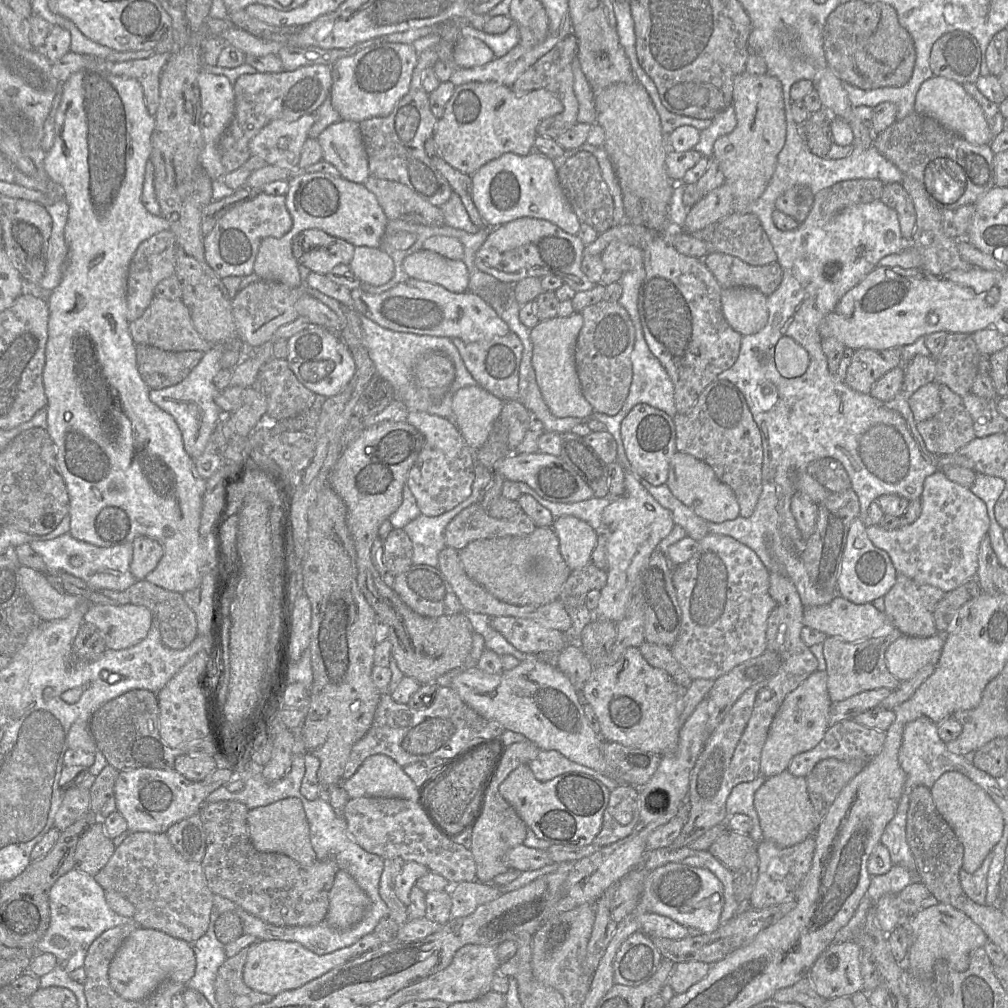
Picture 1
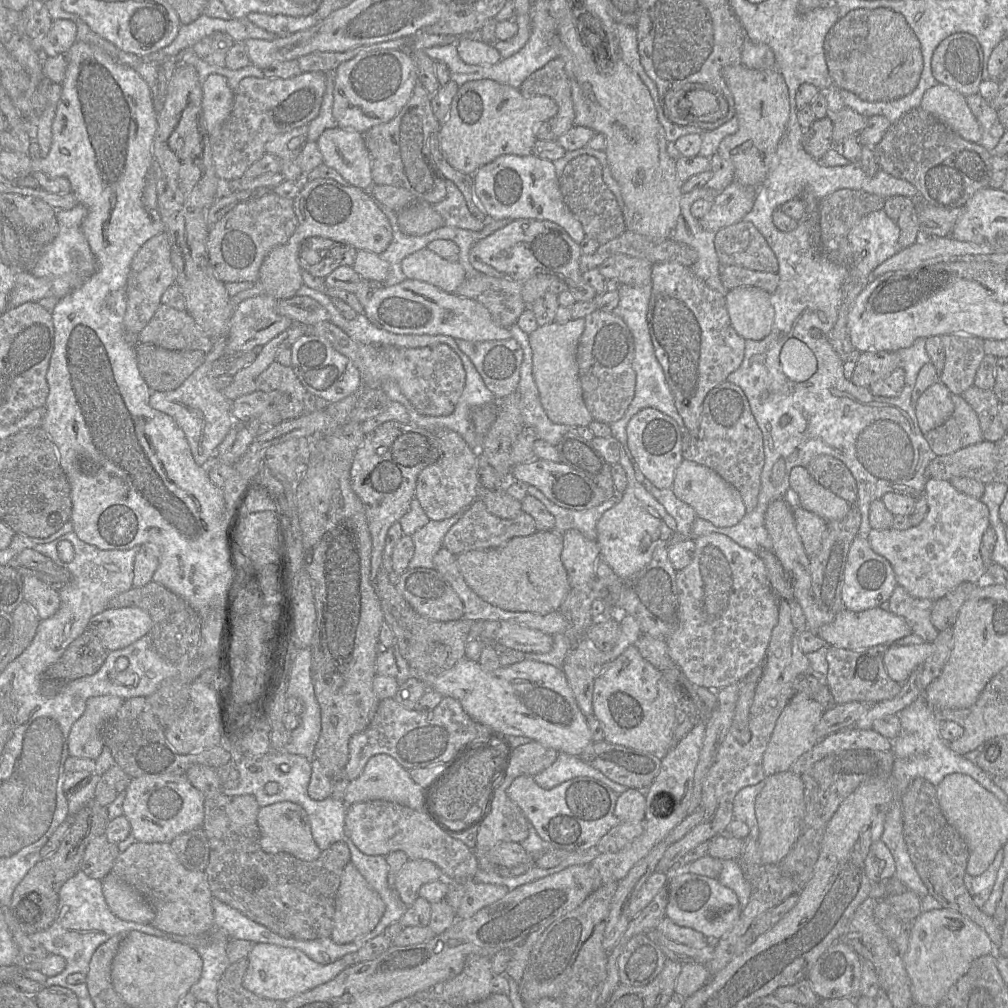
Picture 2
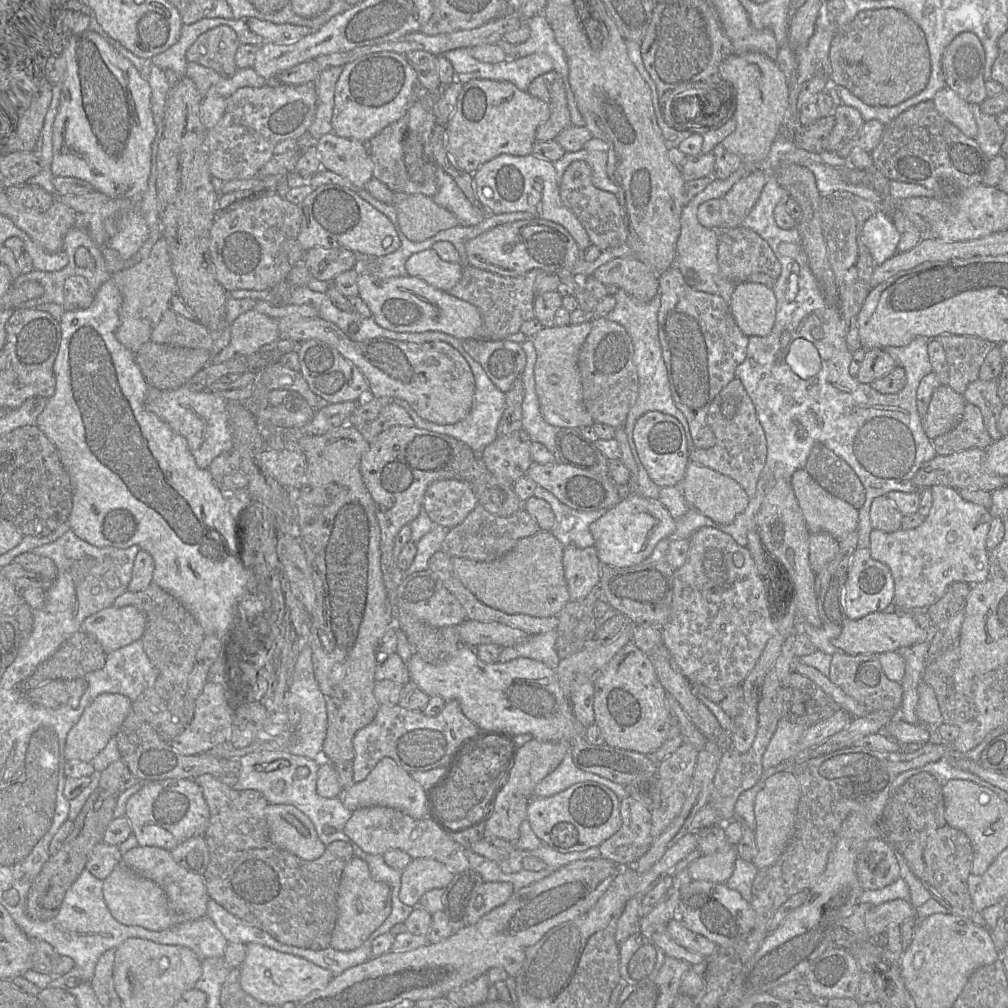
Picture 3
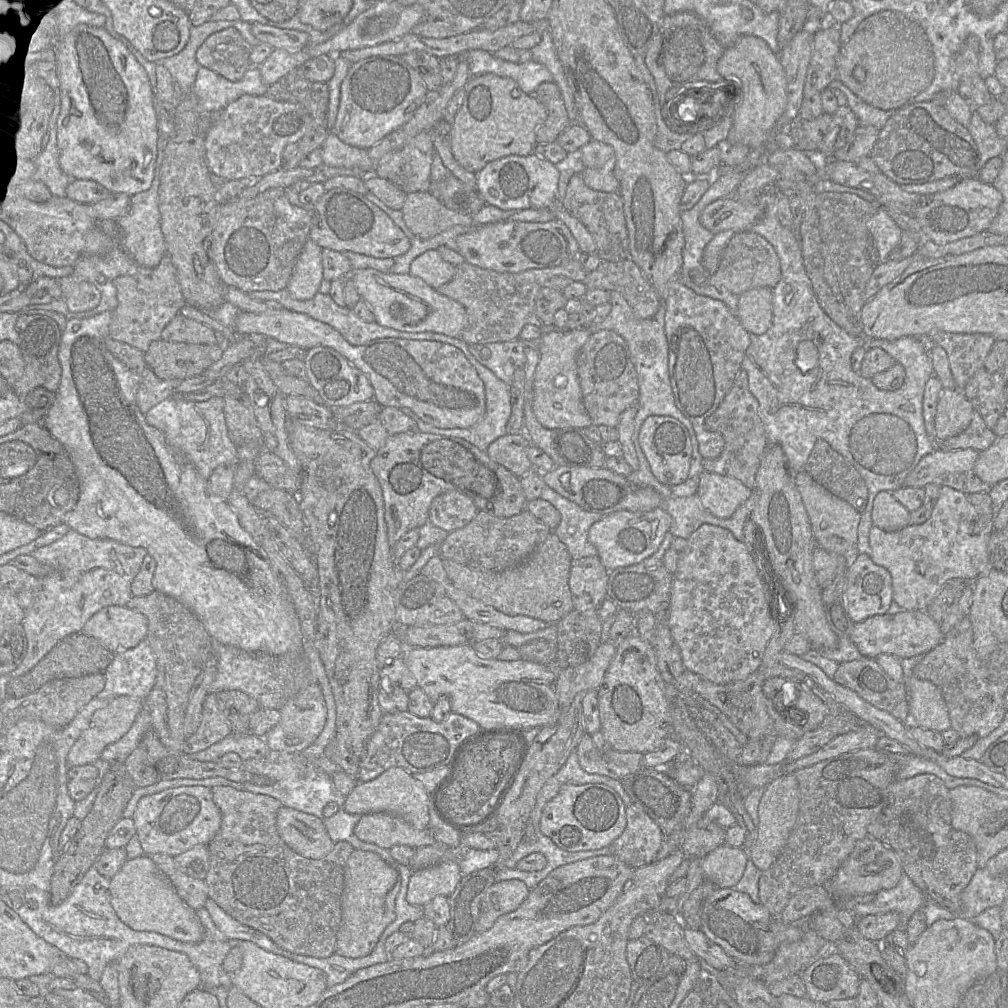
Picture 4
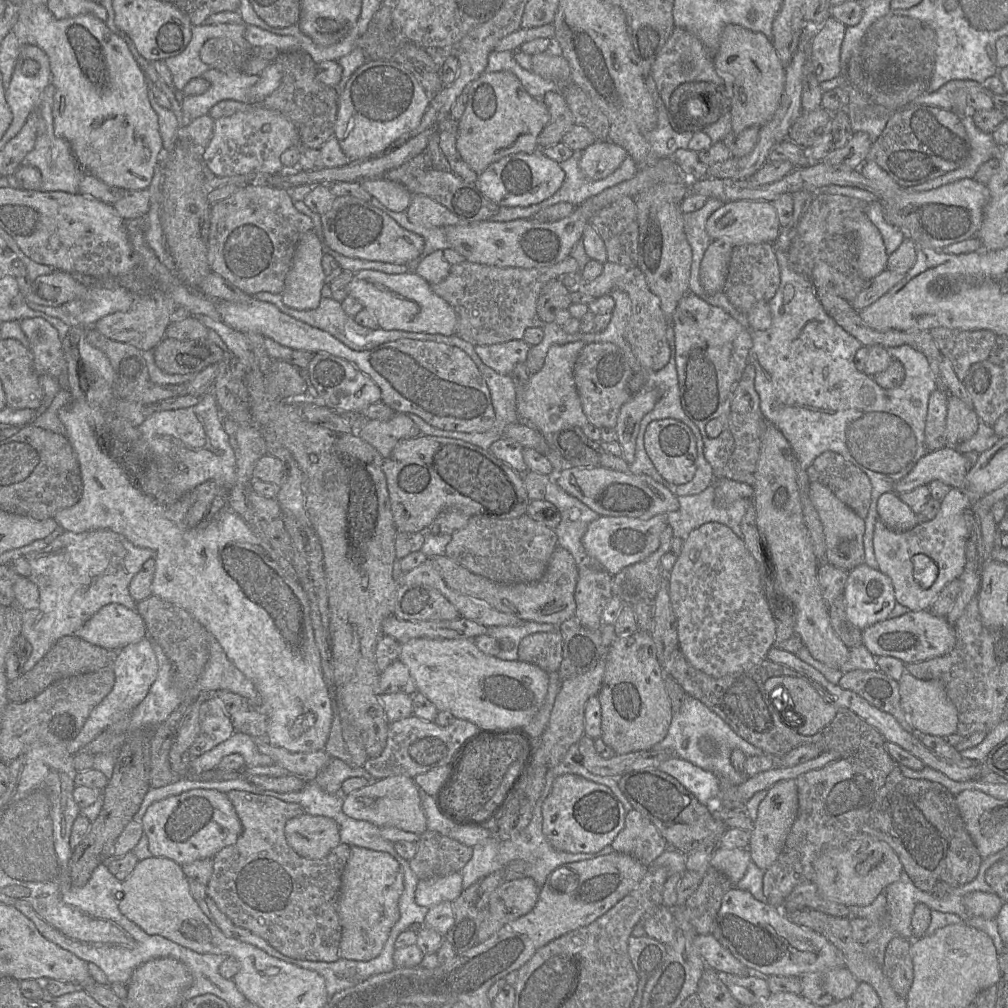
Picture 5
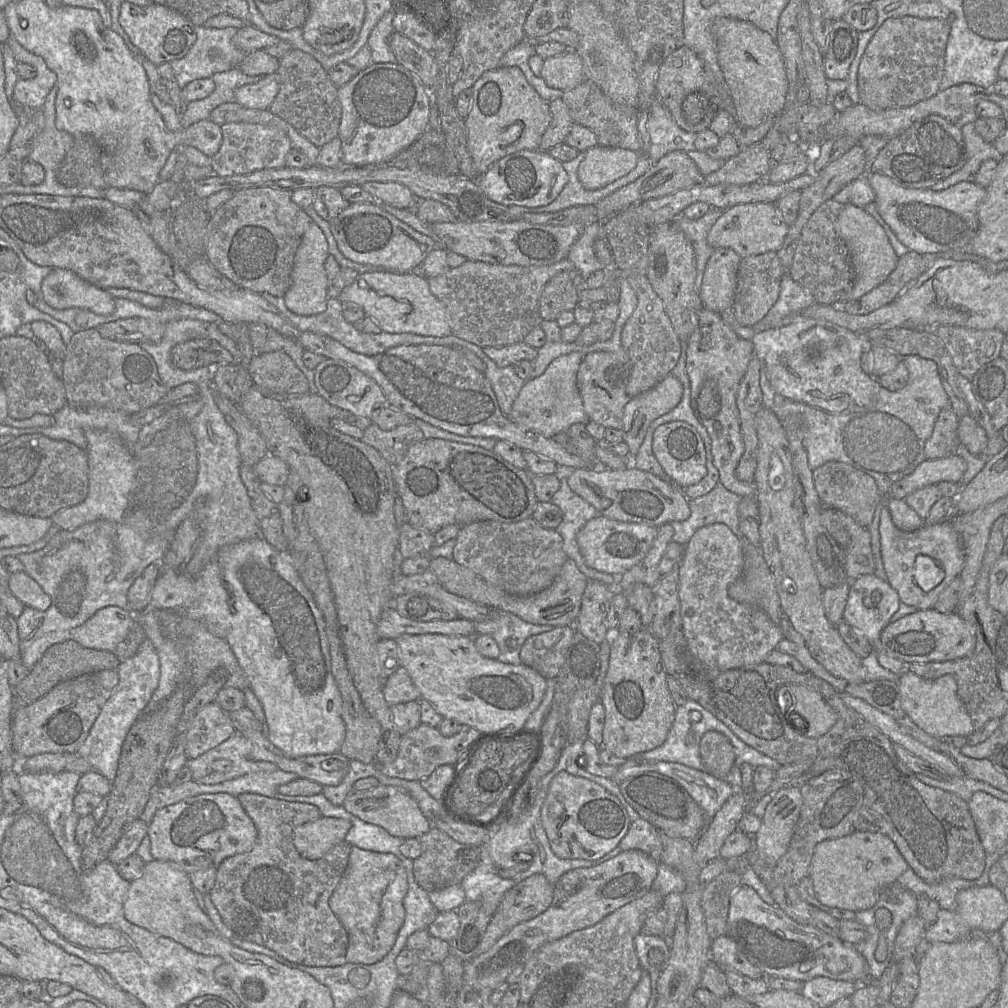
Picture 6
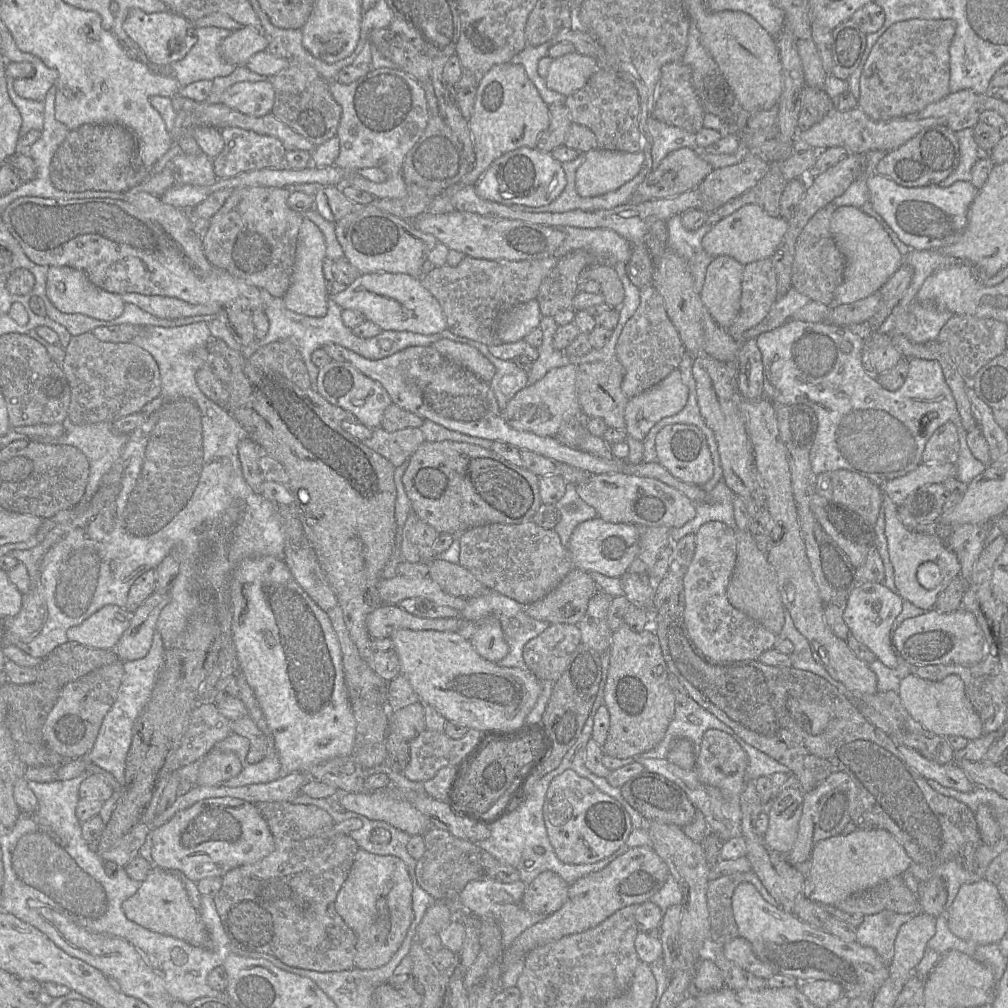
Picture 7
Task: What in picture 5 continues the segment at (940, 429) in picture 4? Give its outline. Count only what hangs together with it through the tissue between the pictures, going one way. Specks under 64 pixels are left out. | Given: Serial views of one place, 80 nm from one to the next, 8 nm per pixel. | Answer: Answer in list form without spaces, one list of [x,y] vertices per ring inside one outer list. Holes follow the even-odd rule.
[[[949,395],[946,417],[946,441],[955,447],[970,439],[978,430],[979,417],[973,408],[968,407],[959,398]]]

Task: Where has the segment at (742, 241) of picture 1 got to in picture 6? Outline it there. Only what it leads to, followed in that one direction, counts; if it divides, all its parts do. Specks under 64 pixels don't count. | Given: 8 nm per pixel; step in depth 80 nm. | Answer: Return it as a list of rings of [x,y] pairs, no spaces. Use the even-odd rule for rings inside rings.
[[[775,251],[741,258],[732,306],[738,324],[753,327],[767,315],[778,299],[782,275],[783,268]]]

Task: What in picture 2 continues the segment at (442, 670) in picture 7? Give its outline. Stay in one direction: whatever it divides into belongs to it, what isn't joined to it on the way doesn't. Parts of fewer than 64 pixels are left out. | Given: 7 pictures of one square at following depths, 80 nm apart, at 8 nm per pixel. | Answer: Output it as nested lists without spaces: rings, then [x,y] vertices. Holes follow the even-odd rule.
[[[464,657],[438,675],[417,676],[427,689],[457,699],[472,719],[492,731],[528,737],[544,747],[573,756],[580,756],[593,742],[586,716],[575,700],[565,673],[551,664],[524,659],[510,666],[486,670],[479,662]]]

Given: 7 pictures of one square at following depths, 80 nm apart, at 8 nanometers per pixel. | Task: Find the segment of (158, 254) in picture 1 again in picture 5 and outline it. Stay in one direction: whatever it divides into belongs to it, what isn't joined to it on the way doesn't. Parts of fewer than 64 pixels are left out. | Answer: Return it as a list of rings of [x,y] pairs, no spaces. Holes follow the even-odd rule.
[[[164,291],[133,293],[134,300],[128,311],[118,311],[101,318],[95,328],[106,337],[135,346],[141,351],[153,350],[165,337],[170,317],[178,308]]]

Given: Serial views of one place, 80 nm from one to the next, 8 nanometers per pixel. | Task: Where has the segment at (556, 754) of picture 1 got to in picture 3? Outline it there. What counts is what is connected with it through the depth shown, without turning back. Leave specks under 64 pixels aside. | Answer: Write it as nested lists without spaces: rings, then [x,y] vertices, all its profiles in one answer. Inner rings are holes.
[[[571,750],[565,755],[558,767],[536,785],[534,796],[553,796],[574,784],[587,781],[597,782],[608,787],[619,800],[629,796],[626,787],[621,784],[578,768],[573,762]]]

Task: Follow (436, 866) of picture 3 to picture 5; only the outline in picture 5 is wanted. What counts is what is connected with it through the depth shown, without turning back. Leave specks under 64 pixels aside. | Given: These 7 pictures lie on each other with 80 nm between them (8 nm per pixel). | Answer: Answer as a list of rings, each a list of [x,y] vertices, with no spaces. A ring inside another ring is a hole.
[[[455,872],[443,877],[419,880],[415,901],[419,906],[430,908],[443,901],[453,902],[462,891],[462,875]]]

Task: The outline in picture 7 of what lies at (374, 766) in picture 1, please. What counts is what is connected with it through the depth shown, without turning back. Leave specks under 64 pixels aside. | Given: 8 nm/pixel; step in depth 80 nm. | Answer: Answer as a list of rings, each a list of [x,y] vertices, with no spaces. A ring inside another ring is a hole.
[[[380,791],[345,793],[339,799],[346,811],[384,821],[412,836],[423,836],[431,827],[430,819],[405,801],[394,800]]]

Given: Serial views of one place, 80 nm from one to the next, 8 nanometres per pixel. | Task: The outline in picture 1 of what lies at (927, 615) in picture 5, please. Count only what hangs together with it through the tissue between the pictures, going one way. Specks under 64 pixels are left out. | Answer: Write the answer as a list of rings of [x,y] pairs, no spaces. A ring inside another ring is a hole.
[[[840,595],[828,604],[804,607],[803,621],[806,627],[847,642],[869,638],[890,623],[871,603],[854,604]]]

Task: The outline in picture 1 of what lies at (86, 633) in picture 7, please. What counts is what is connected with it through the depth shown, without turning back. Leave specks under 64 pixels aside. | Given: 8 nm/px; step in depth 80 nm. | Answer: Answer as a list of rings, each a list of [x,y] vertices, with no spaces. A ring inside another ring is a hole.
[[[92,604],[84,615],[84,622],[92,623],[100,630],[106,648],[121,650],[137,645],[147,636],[152,623],[152,613],[142,605]]]

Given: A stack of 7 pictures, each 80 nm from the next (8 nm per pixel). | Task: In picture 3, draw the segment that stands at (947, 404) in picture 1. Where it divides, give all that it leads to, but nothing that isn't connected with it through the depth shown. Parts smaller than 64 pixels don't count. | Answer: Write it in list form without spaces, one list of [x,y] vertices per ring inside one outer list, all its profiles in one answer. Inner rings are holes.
[[[966,402],[958,425],[932,443],[938,455],[950,455],[971,448],[986,450],[993,440],[985,428],[980,409]]]

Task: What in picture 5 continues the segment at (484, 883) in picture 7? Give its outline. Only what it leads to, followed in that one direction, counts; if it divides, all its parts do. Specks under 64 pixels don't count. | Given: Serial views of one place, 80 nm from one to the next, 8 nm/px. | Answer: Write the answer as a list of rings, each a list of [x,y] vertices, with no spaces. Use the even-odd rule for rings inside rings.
[[[491,835],[472,847],[472,857],[460,871],[463,890],[502,868],[498,862],[498,843],[499,839]]]

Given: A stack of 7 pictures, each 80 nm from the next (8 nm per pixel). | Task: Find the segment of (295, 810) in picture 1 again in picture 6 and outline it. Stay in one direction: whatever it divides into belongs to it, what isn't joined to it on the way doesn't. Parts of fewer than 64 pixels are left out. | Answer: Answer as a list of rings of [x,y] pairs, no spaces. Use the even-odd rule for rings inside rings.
[[[321,816],[294,829],[294,846],[303,858],[320,859],[332,847],[344,841],[350,828],[348,820]]]

